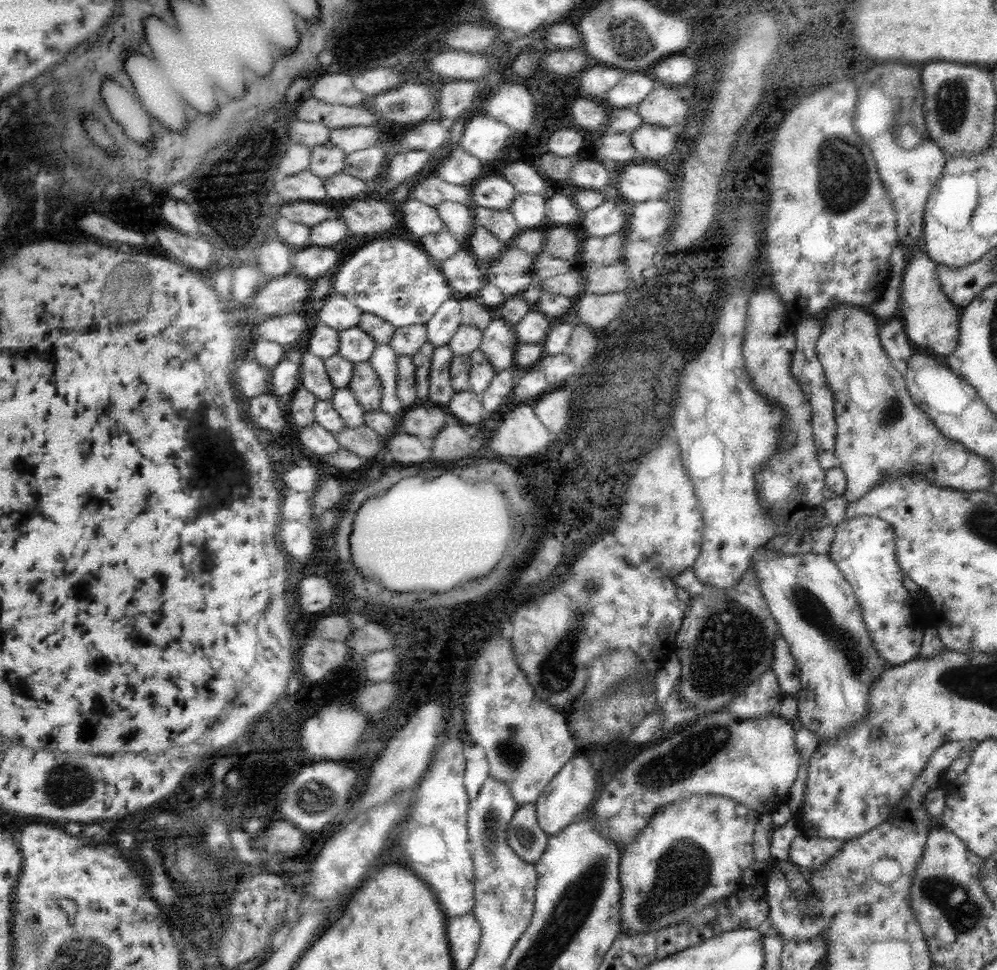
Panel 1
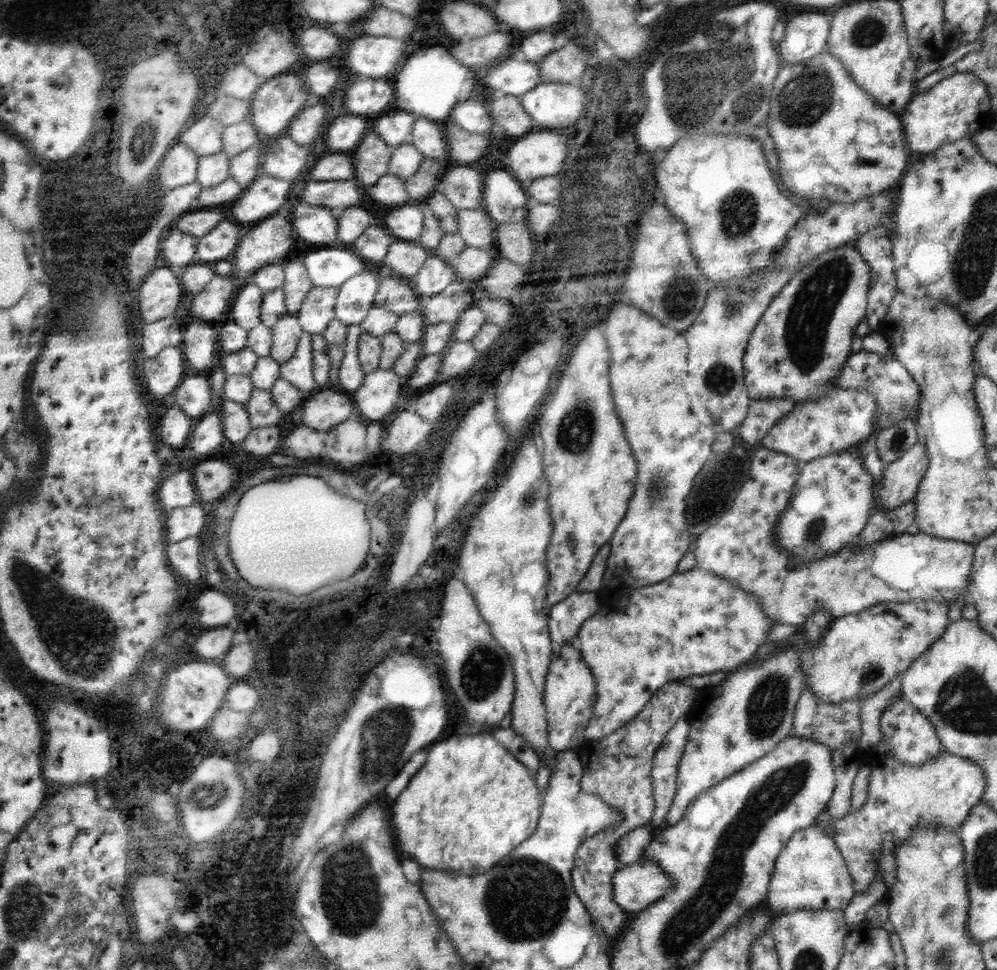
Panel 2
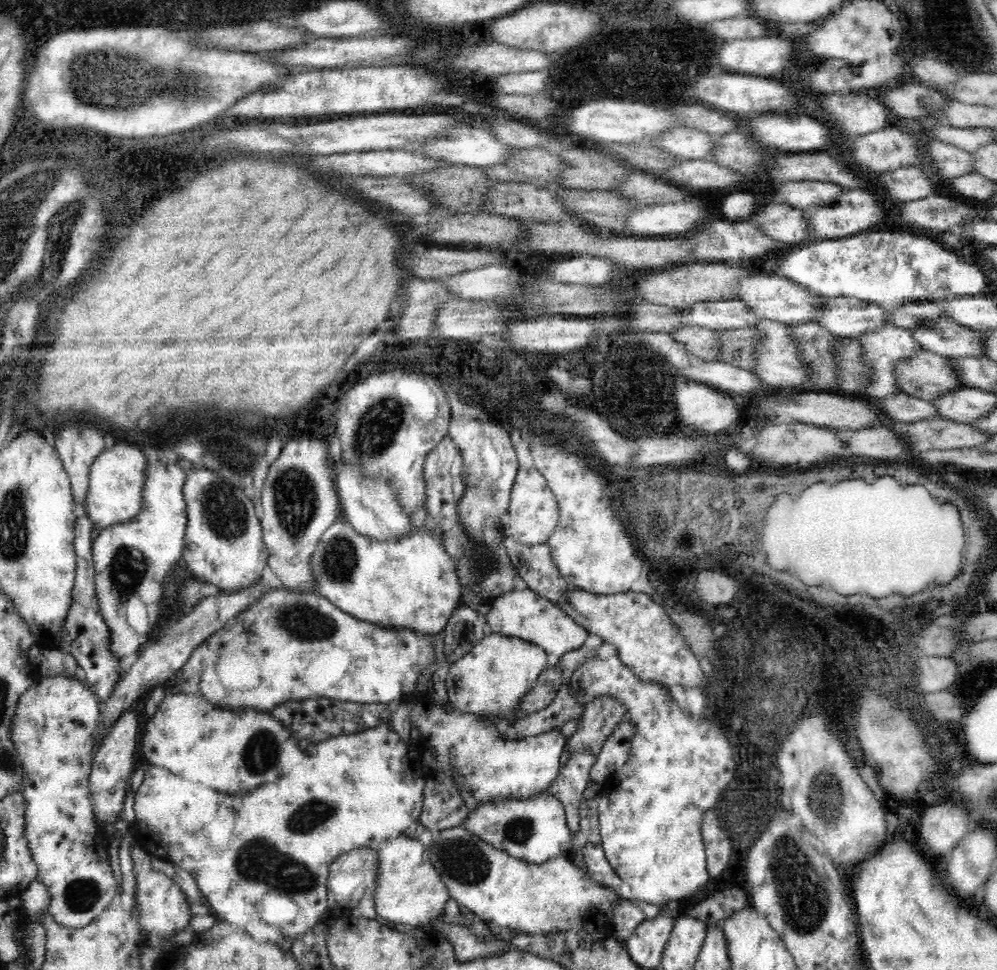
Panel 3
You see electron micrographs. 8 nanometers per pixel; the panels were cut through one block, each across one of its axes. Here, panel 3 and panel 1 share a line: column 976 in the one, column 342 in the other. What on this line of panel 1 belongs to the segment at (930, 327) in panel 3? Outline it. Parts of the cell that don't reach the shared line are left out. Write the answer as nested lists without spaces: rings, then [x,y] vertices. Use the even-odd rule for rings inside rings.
[[[354,326],[339,331],[339,351],[337,353],[353,364],[364,362],[372,356],[376,345],[375,340],[367,332],[359,326]]]

